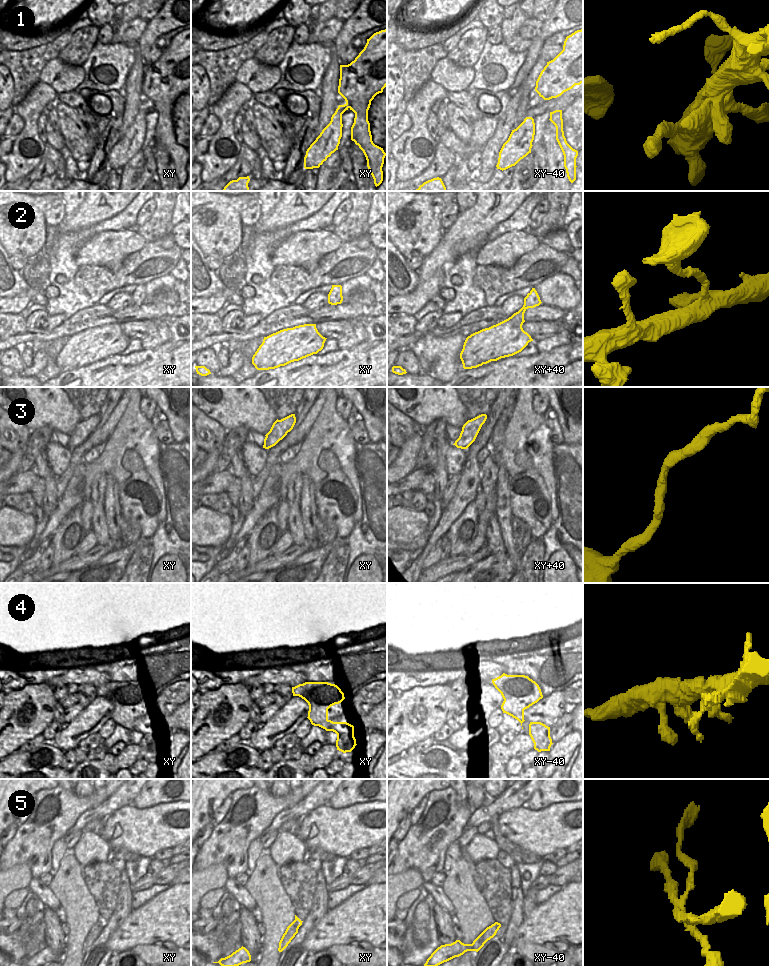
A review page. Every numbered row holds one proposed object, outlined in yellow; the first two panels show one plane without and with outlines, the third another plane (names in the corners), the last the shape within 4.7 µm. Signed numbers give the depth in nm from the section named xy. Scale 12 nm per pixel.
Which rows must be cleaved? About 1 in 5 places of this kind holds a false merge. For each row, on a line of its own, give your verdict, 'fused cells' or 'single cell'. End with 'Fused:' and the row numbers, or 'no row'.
1: single cell
2: single cell
3: single cell
4: single cell
5: fused cells
Fused: 5

